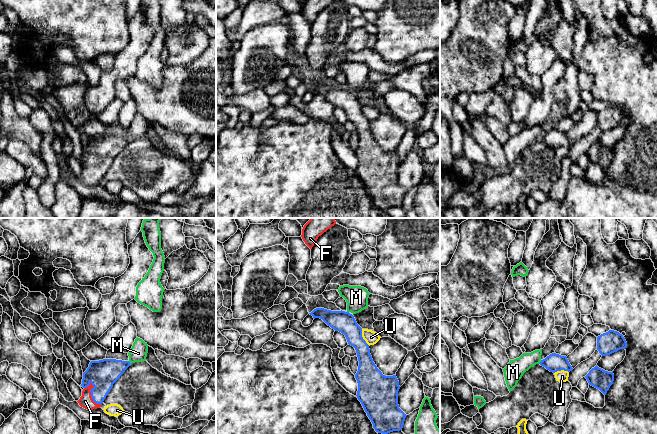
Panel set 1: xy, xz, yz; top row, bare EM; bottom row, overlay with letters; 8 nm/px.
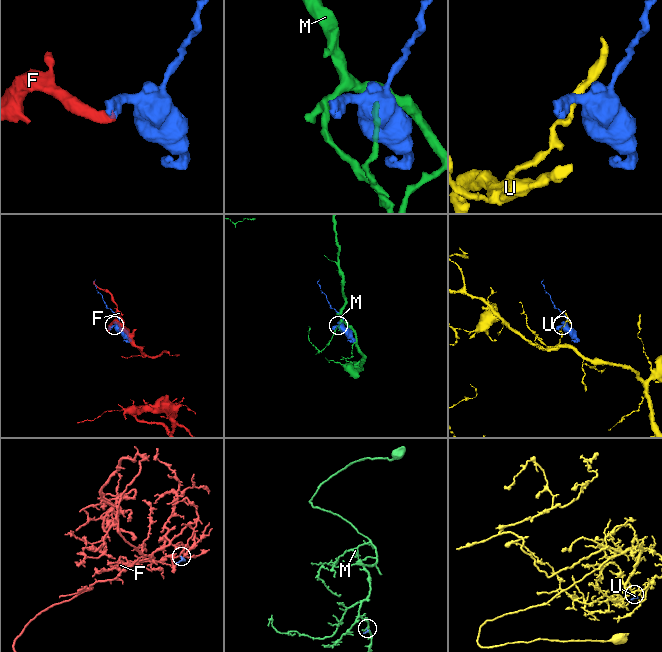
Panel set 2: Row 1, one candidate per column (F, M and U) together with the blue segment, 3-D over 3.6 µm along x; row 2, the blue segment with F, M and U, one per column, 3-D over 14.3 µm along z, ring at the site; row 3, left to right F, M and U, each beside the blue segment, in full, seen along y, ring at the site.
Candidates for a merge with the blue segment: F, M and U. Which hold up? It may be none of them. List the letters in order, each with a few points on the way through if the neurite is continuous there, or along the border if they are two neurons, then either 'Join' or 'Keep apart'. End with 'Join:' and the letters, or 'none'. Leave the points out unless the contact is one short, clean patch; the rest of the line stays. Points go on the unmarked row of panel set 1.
F: Path across: xy (102, 150), (91, 170), (85, 177). Join
M: Boundary: yz (541, 136), (538, 139). Keep apart
U: Boundary: xz (361, 105), (361, 111), (369, 121). Keep apart
Join: F

